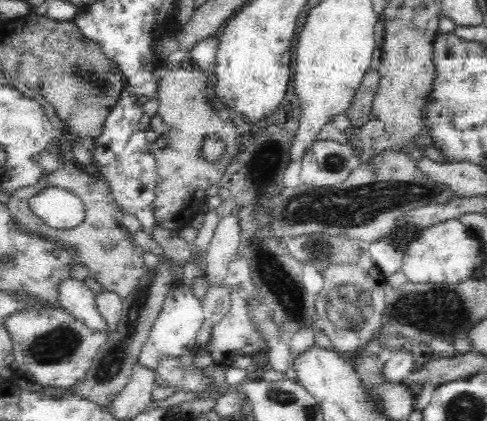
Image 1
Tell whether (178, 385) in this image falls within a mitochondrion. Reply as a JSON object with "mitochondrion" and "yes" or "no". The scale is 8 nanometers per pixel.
{"mitochondrion":"no"}

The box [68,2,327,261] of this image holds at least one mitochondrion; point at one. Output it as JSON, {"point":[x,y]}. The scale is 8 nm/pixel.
{"point":[94,80]}

